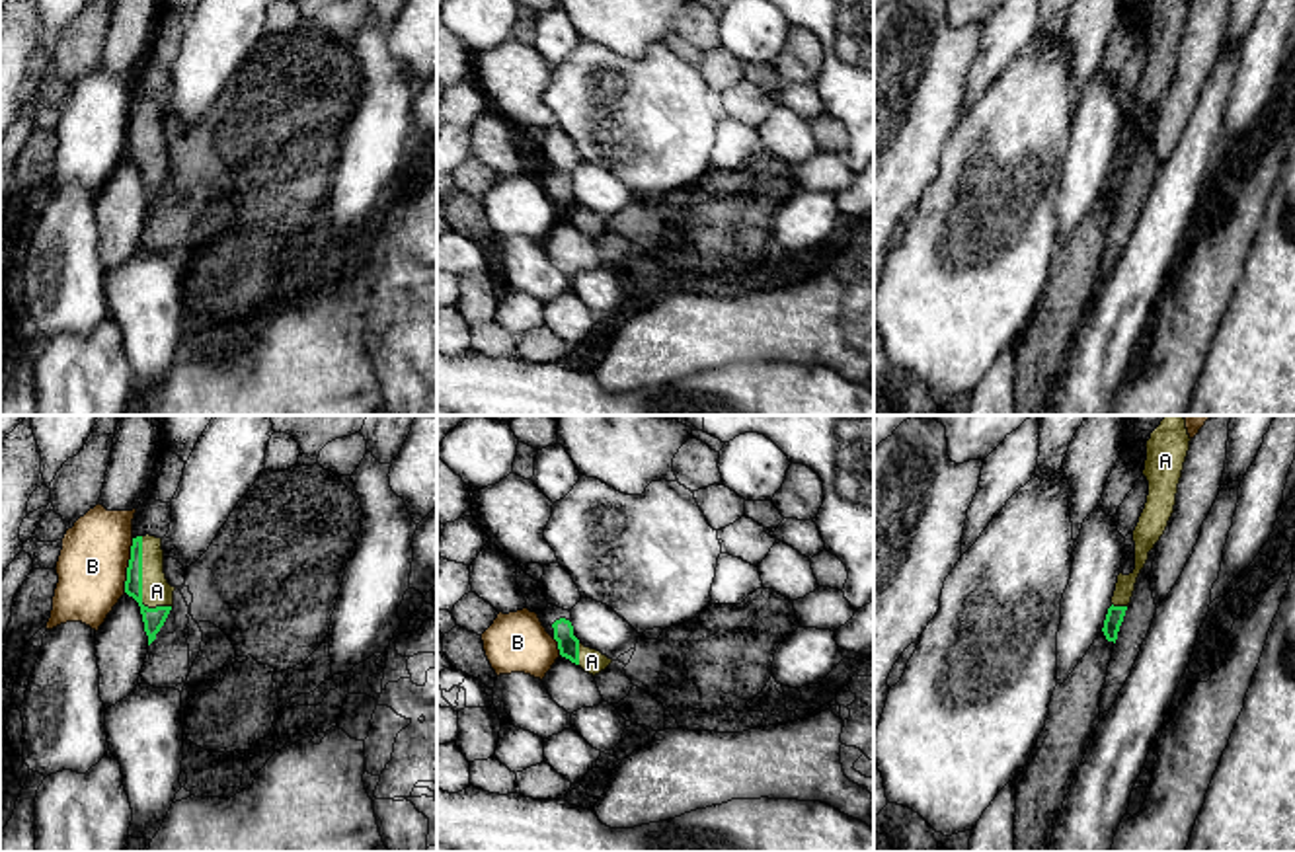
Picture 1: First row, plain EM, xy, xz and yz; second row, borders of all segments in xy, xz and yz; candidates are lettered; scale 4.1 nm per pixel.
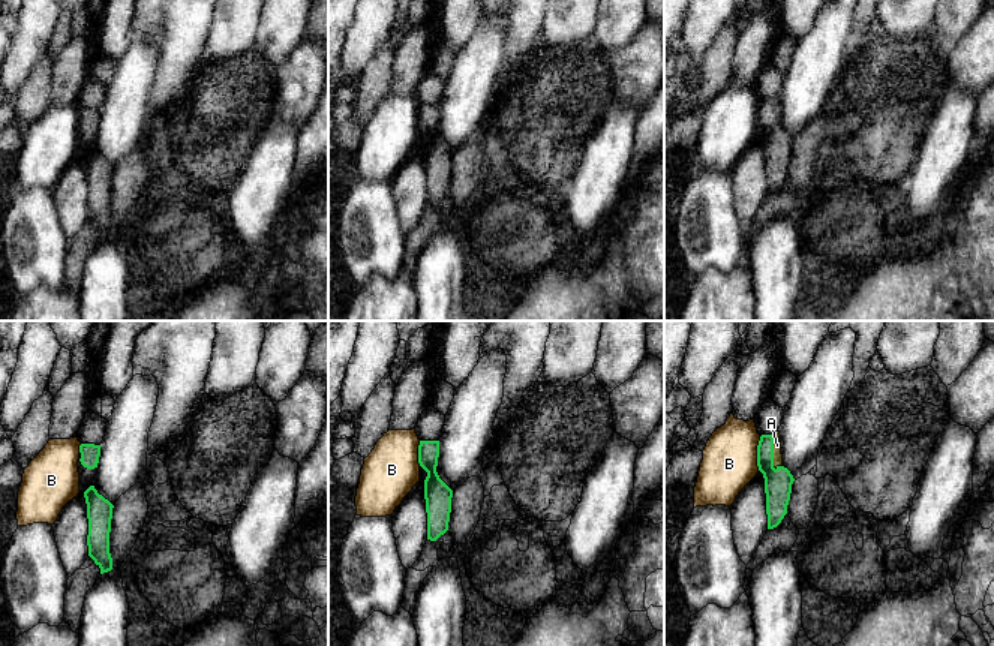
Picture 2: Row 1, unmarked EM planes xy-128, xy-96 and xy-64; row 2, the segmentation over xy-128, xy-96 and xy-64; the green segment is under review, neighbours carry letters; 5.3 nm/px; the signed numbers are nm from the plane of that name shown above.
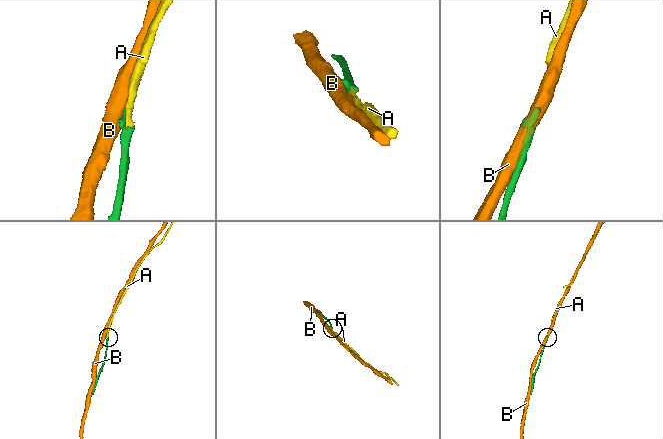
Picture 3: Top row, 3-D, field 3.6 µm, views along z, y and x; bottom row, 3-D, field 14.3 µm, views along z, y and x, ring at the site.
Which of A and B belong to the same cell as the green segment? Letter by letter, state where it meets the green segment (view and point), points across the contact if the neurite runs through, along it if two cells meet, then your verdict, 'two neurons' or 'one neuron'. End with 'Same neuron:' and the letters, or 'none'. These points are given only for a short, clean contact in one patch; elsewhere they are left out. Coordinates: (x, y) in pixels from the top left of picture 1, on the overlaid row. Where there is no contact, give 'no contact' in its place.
A: contact xy (141, 583); one neuron
B: contact xy (129, 566); border xy (133, 539), (123, 591); two neurons
Same neuron: A

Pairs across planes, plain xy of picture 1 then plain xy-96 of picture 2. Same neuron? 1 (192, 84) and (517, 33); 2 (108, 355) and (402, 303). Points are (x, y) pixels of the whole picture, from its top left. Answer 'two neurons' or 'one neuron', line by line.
1: two neurons
2: one neuron

